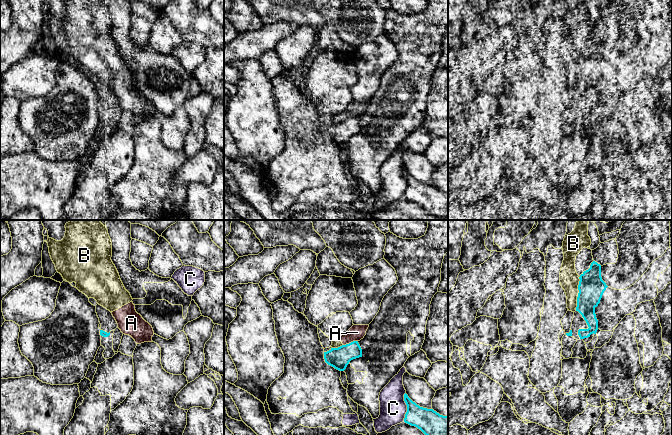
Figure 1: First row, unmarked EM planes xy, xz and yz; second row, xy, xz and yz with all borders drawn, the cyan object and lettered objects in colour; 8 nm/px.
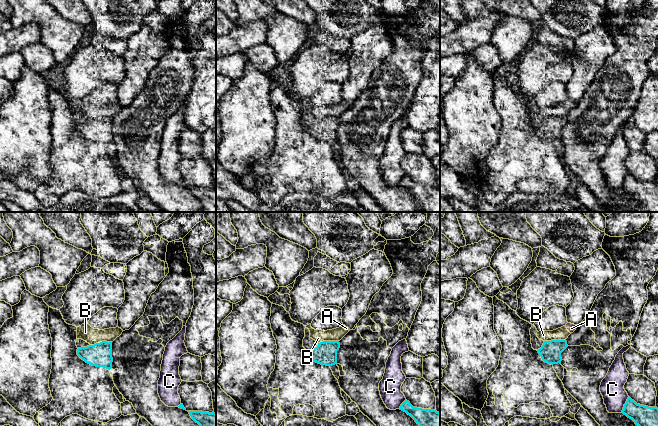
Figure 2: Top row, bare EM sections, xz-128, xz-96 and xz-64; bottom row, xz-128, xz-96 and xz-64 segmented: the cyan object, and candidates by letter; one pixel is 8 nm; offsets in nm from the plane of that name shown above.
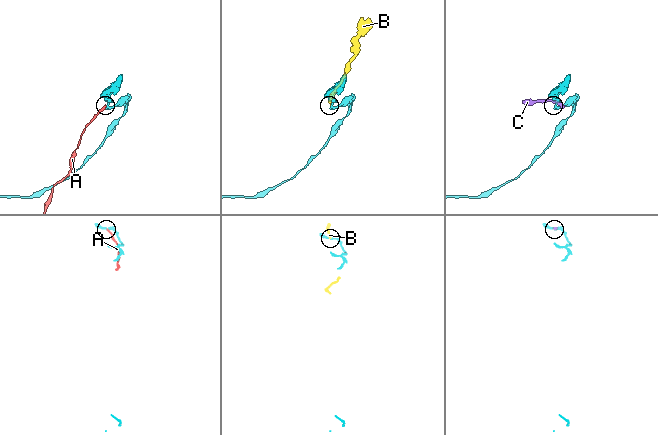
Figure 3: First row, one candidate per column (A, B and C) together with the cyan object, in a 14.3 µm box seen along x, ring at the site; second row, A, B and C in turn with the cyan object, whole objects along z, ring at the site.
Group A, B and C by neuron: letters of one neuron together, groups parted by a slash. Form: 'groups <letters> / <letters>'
groups A B / C

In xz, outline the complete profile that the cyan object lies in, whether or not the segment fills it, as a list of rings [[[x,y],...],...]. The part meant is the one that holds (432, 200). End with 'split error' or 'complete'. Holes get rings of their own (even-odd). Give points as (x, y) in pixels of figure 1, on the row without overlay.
[[[404,170],[407,181],[404,198],[420,205],[426,212],[441,220],[448,220],[448,192],[443,192],[434,187],[420,183]]] | complete

